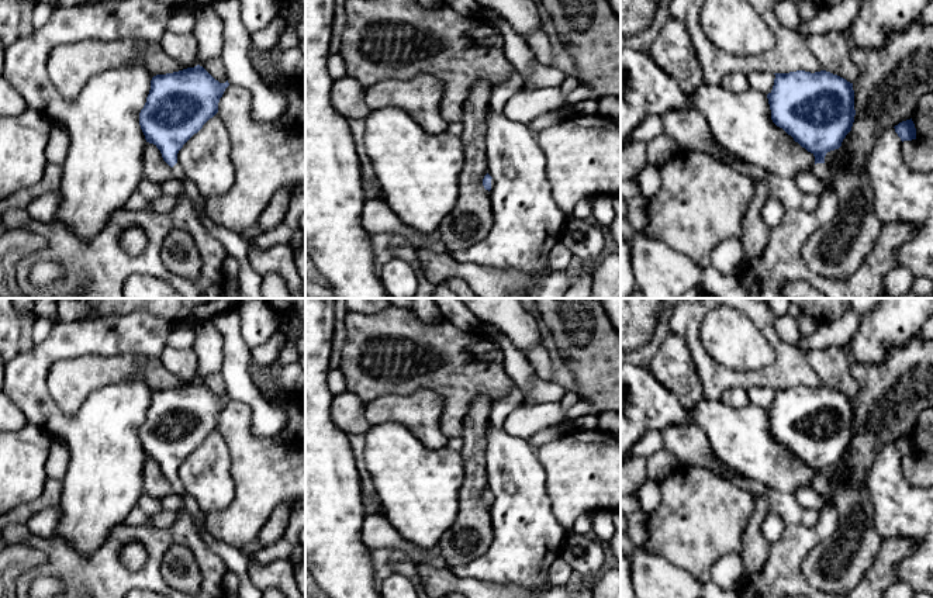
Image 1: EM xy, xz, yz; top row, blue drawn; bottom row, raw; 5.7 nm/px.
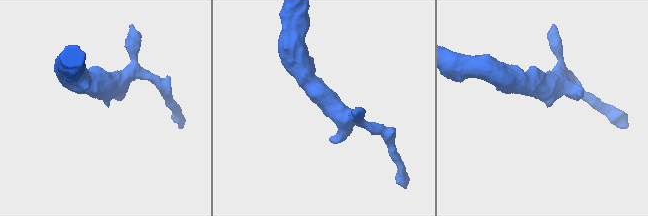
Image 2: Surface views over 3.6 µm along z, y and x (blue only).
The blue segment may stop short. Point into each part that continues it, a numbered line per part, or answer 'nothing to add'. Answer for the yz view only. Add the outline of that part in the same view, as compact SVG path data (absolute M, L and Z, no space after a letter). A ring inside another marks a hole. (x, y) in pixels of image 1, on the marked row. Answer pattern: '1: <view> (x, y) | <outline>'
1: yz (821, 170) | M816 163L812 173L820 179L829 189L832 186L830 169L826 163Z

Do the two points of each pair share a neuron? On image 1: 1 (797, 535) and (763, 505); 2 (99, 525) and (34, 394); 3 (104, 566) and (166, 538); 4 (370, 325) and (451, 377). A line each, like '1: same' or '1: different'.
1: different
2: same
3: same
4: same

